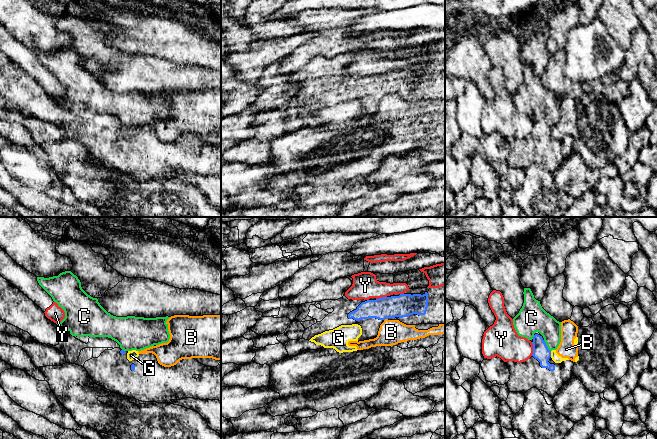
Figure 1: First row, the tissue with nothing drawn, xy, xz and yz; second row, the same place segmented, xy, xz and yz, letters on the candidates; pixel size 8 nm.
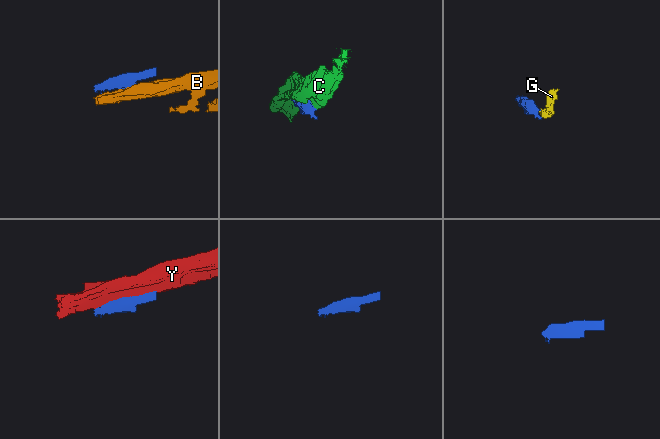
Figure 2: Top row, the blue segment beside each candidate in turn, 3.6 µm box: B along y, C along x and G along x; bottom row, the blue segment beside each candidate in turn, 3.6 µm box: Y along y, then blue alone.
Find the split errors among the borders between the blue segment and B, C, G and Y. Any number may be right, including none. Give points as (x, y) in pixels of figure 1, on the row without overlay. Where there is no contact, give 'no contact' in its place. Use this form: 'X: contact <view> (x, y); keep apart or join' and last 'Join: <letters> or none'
B: contact xz (385, 94); keep apart
C: contact yz (546, 122); keep apart
G: contact yz (550, 130); keep apart
Y: contact yz (533, 125); keep apart
Join: none

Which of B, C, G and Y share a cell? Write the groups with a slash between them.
B G / C / Y

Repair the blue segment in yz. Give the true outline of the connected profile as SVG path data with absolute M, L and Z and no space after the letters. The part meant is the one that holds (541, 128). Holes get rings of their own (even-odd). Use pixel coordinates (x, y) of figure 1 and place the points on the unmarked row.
M534 109L533 130L525 138L505 138L510 147L510 156L507 159L510 168L526 169L533 163L554 173L559 165L573 152L574 139L566 136L562 140L555 139L551 134L543 112Z

